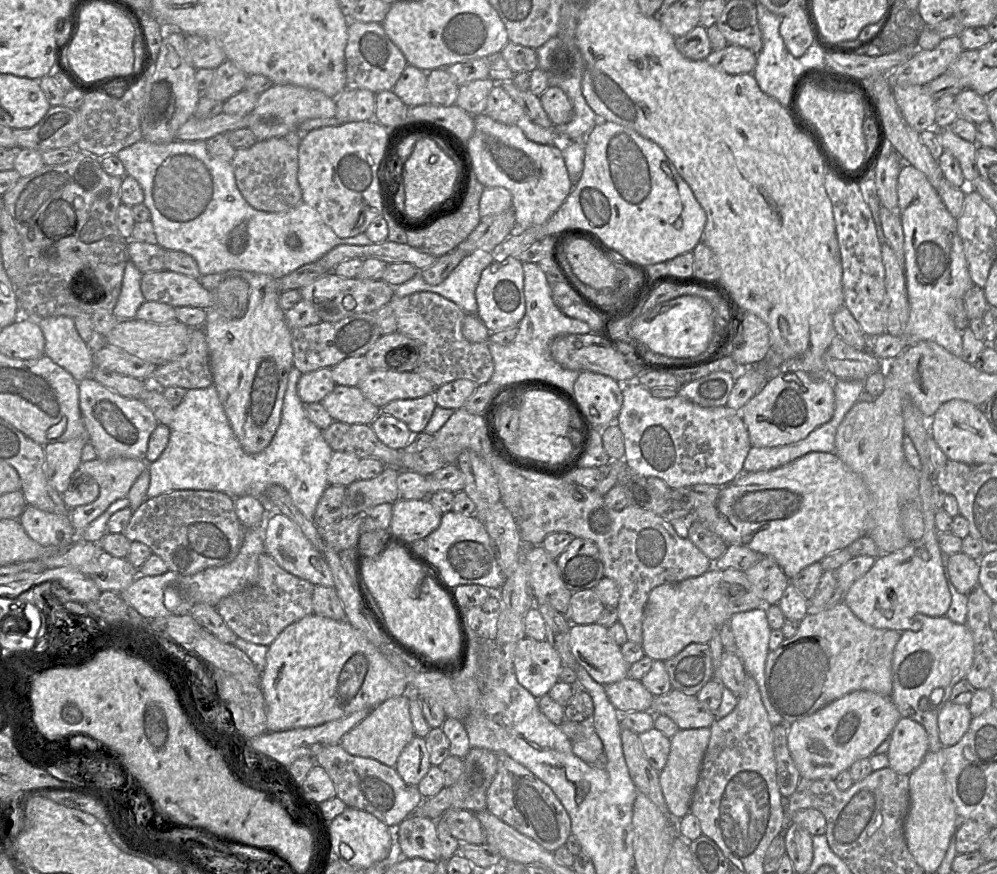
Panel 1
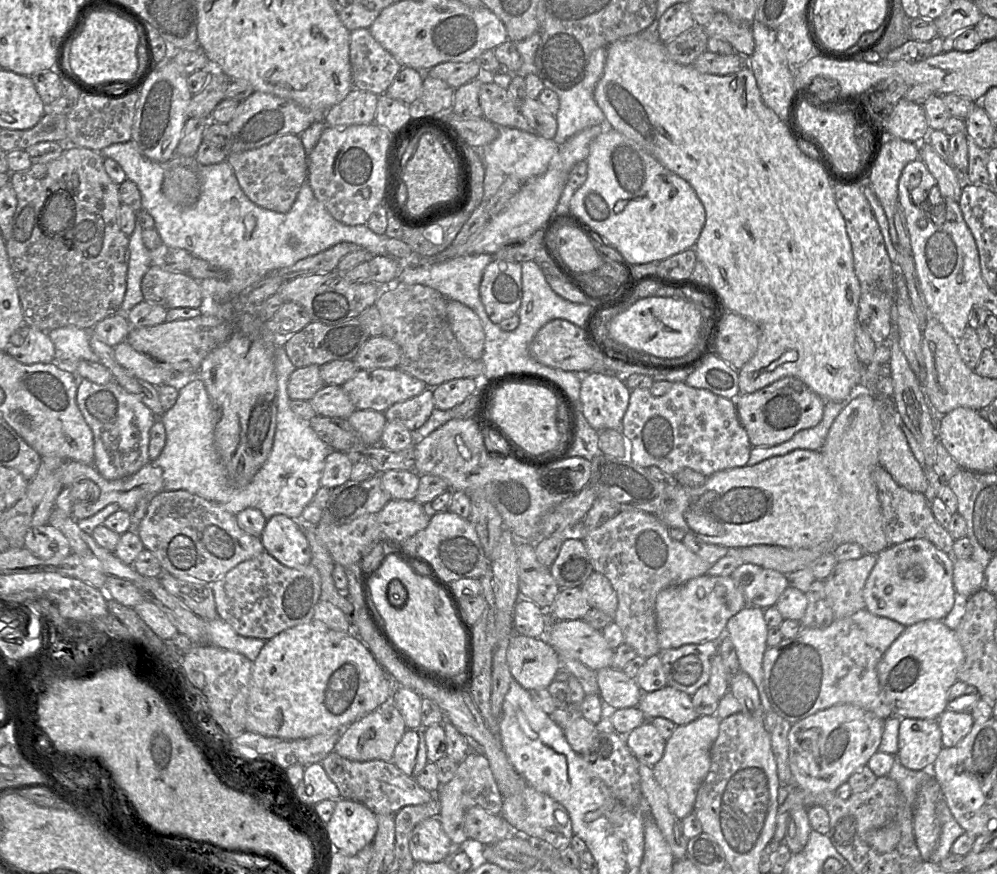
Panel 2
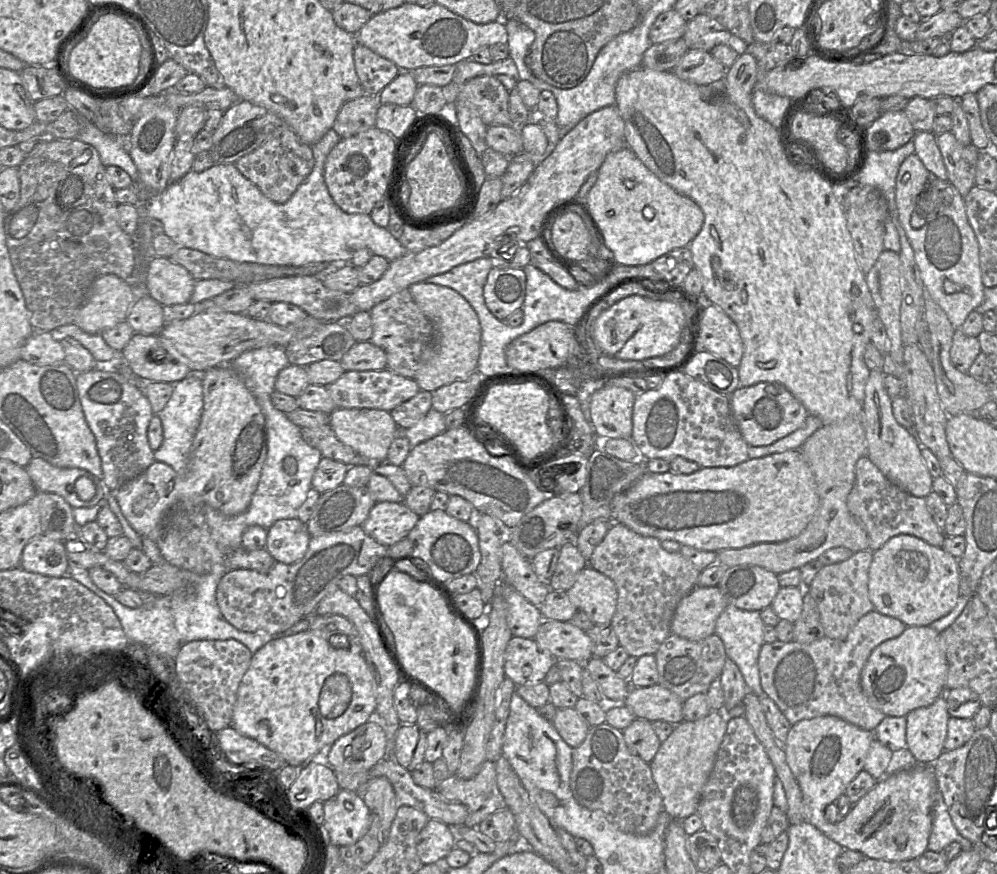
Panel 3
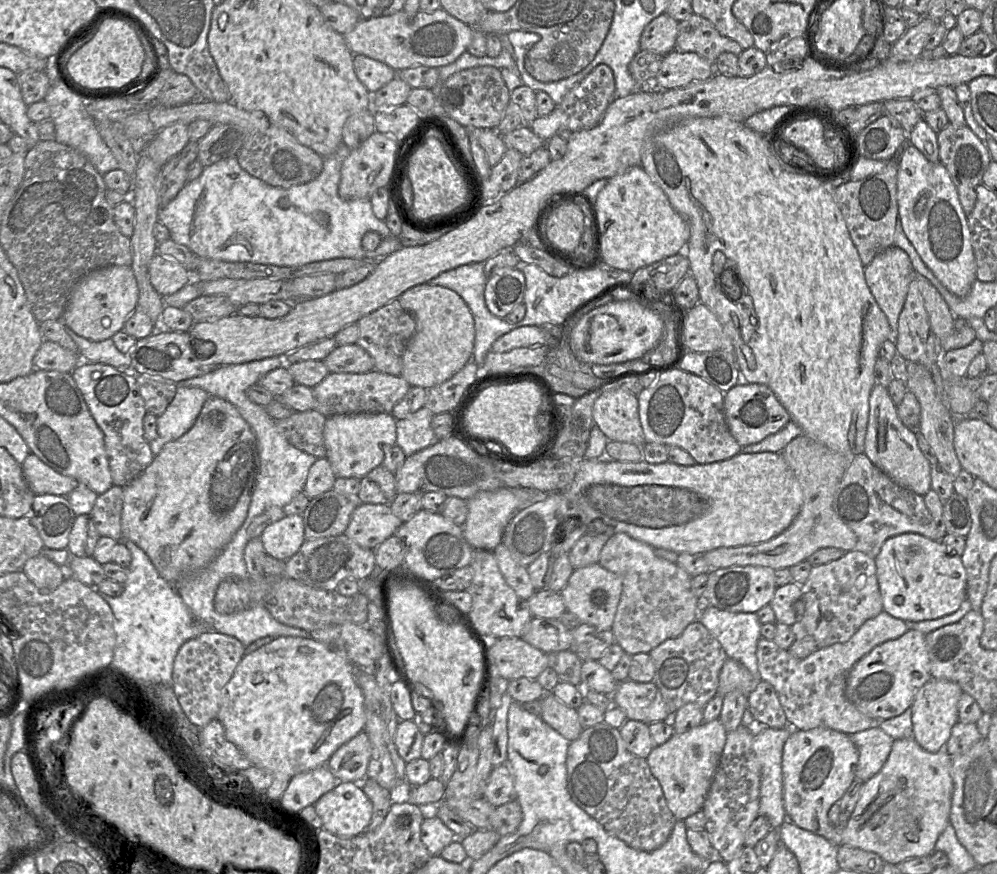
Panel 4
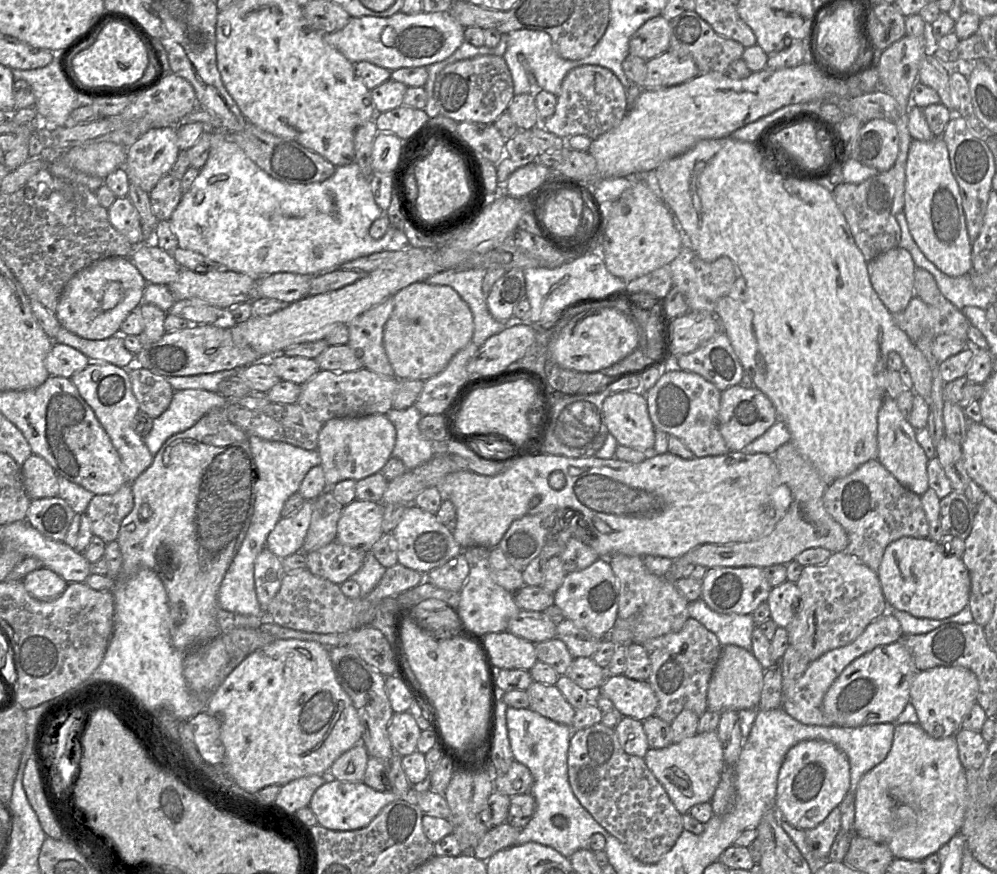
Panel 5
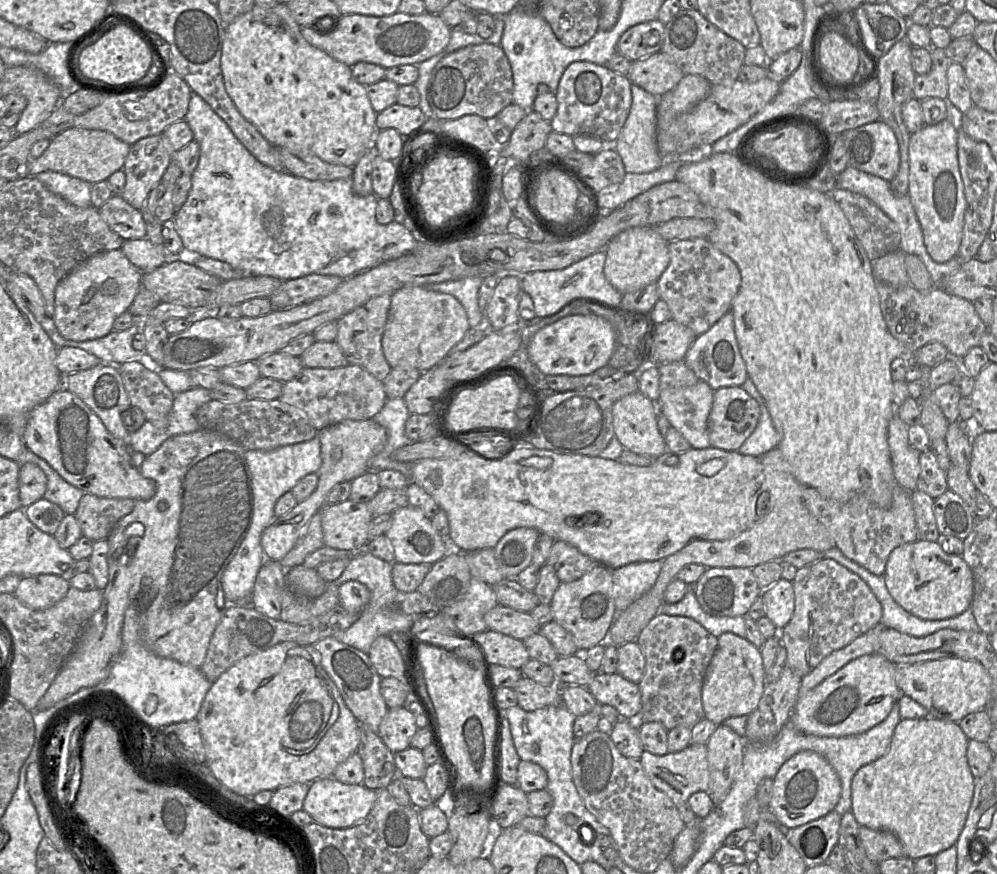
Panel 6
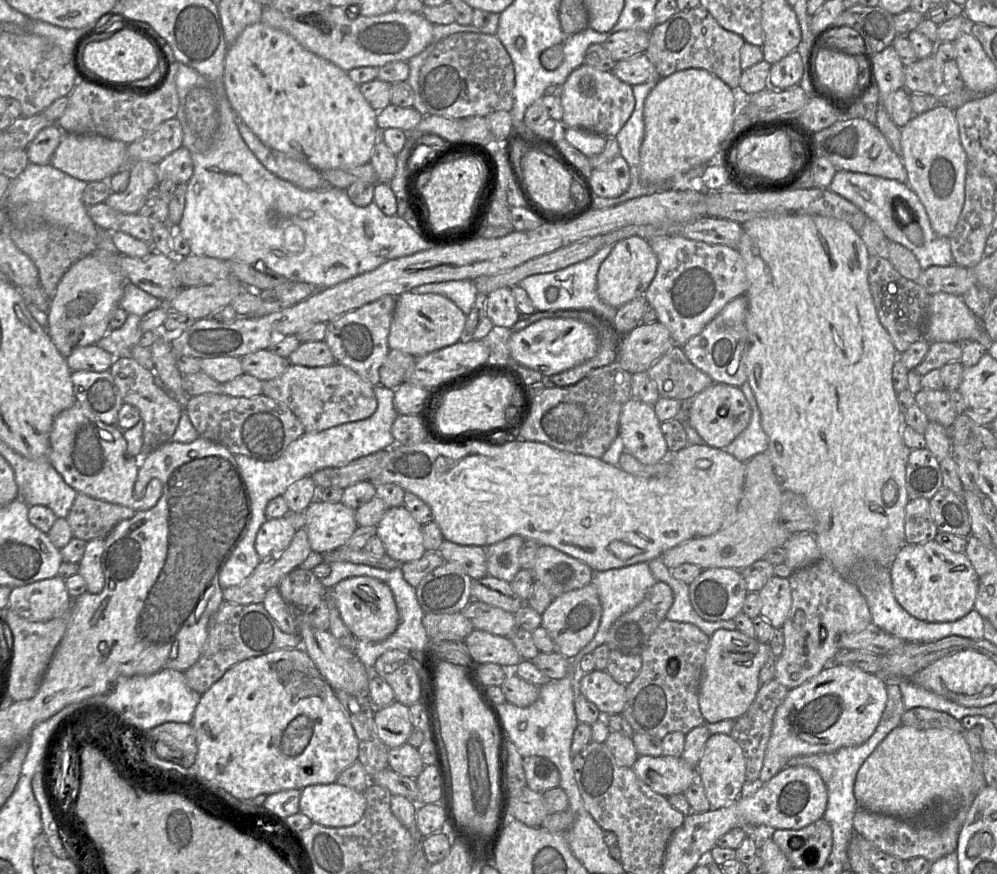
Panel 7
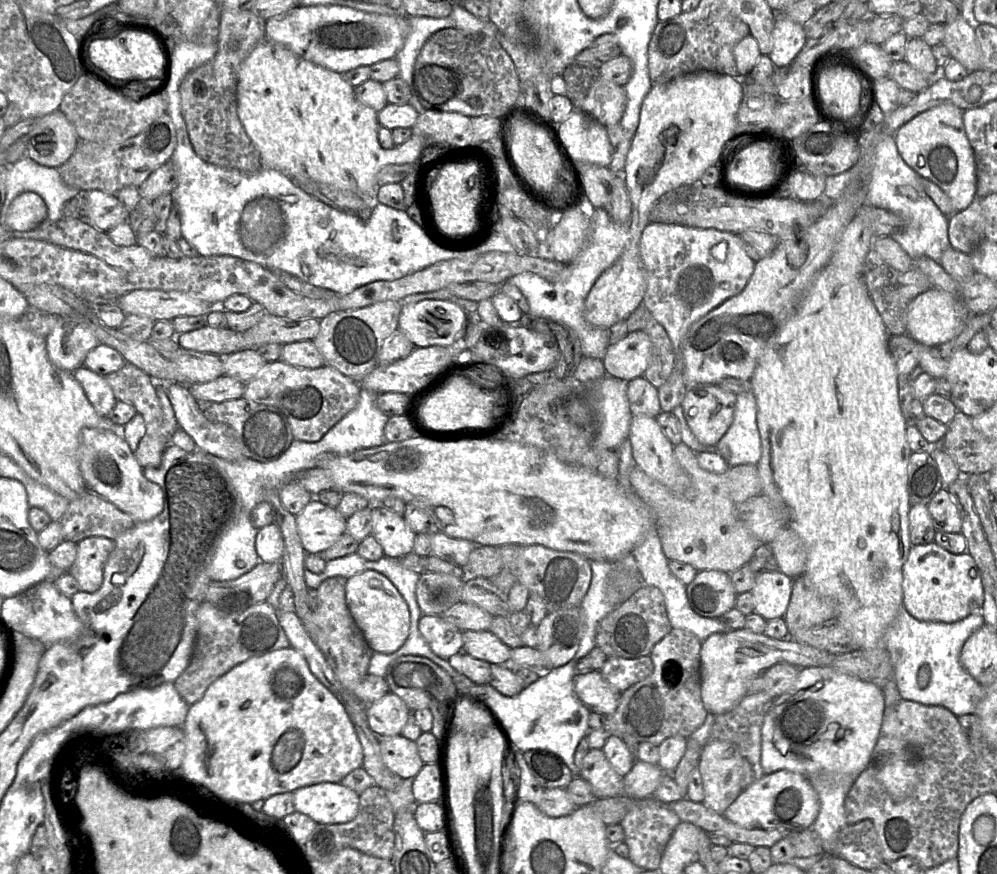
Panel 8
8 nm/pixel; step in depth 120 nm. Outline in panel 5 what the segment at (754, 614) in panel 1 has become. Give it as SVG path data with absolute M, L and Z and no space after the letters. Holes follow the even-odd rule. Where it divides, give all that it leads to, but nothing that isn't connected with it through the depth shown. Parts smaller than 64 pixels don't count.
M703 599L691 601L688 606L689 616L698 620L708 630L713 632L722 646L736 645L746 650L752 649L752 633L757 626L751 614L719 613L711 609Z

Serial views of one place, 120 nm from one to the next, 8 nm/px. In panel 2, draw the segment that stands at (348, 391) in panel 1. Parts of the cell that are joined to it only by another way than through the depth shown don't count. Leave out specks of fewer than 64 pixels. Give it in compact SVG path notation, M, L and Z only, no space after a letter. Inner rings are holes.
M325 385L310 400L316 415L347 419L357 408L339 385Z

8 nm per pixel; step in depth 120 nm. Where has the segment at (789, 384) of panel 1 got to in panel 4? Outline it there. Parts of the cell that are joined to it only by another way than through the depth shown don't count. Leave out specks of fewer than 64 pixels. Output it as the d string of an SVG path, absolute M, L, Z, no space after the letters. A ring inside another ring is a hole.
M758 383L736 384L724 393L724 415L730 433L742 448L760 442L791 420L774 392L768 386Z

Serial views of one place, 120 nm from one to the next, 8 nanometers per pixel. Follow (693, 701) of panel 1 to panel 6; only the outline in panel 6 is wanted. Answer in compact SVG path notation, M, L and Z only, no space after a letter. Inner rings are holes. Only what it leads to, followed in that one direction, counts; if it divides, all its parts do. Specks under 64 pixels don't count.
M594 674L592 681L587 686L599 705L614 707L622 719L636 720L642 708L641 692L635 684L621 675Z

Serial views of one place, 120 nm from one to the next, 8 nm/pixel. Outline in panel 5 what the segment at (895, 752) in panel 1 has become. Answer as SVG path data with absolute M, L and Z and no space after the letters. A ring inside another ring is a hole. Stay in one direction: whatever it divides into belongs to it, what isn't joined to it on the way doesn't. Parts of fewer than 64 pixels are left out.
M938 666L918 671L910 687L910 702L915 707L919 725L933 738L944 739L961 729L962 721L977 702L979 682L971 670L956 666Z

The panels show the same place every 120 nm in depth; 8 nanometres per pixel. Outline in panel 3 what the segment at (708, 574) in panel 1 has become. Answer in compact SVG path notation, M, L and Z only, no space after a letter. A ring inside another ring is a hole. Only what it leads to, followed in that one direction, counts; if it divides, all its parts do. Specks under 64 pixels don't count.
M697 585L678 604L671 634L699 641L715 633L717 619L728 603L718 586Z

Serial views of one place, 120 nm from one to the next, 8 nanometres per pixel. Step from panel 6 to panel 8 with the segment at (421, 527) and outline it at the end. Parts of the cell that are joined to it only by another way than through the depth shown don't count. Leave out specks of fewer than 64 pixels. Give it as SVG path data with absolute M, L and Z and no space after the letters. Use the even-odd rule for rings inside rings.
M372 505L371 534L382 546L385 556L397 559L412 552L416 537L416 533L408 526L403 517L381 505Z

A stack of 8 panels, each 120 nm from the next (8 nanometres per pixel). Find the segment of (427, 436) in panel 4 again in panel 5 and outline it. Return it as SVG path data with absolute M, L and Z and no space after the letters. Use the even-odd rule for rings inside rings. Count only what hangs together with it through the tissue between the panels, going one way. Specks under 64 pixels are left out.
M415 405L402 410L391 408L384 415L386 415L396 429L396 442L392 451L392 456L400 459L407 470L412 470L428 462L433 457L432 441L420 432L418 426L423 414Z

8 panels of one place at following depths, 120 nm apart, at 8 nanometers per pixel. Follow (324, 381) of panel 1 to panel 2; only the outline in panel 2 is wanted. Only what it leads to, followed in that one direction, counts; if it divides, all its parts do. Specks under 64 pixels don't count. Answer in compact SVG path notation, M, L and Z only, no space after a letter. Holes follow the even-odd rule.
M309 365L293 371L288 381L287 392L291 400L309 401L323 386L325 383L320 376L320 366Z

